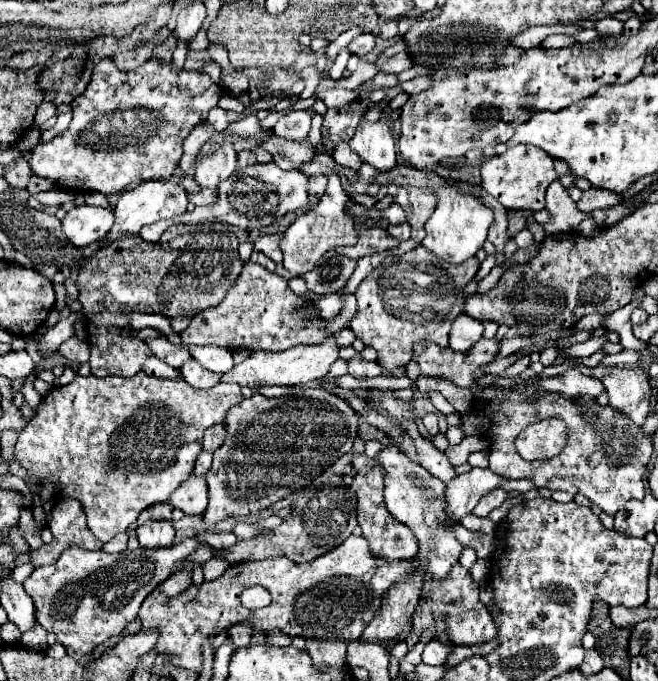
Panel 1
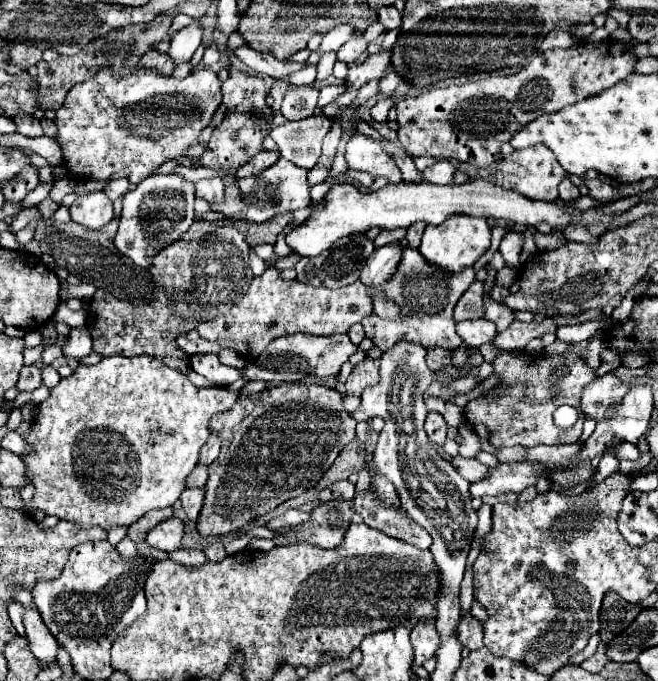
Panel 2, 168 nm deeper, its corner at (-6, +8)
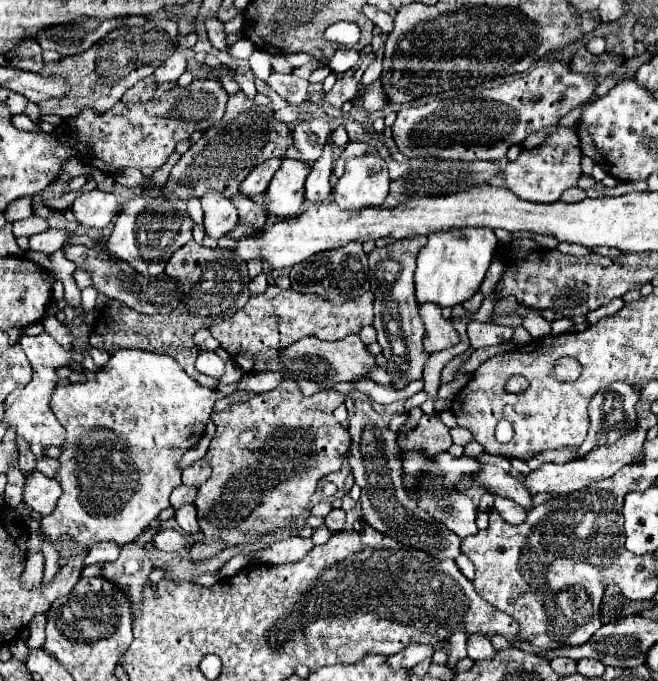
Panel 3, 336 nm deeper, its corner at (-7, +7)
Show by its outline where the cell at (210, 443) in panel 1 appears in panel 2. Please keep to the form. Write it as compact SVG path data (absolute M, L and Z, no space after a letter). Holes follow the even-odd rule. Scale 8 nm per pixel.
M211 433L209 439L207 439L207 443L205 443L203 449L201 449L199 463L203 463L203 465L211 465L211 463L219 457L219 449L221 449L221 437L215 435L215 433Z

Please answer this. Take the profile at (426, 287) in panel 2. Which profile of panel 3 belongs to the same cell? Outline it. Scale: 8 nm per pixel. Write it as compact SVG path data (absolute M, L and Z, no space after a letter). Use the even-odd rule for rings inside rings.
M434 304L420 306L420 316L422 316L424 326L426 326L424 350L428 354L446 350L446 348L450 348L450 346L454 346L454 344L460 342L460 336L454 330L452 322L442 316L442 312L440 312L438 306L434 306Z

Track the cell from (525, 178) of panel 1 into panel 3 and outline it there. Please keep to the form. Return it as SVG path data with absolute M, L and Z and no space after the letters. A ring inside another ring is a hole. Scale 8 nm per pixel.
M576 128L556 130L540 146L532 150L524 148L514 162L506 164L504 170L506 186L512 192L516 192L516 196L530 202L544 202L544 204L558 202L562 192L576 186L578 178L582 176L580 158L582 154L580 154L580 140L576 138Z

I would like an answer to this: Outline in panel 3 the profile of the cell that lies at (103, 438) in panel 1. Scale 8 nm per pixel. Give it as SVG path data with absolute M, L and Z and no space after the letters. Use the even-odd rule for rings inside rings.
M118 350L112 354L104 370L98 372L96 380L56 388L50 406L68 434L58 458L60 472L56 474L64 494L58 500L56 510L42 518L42 534L58 550L58 566L64 566L64 562L76 554L76 550L72 550L66 542L58 544L62 536L72 538L78 544L78 554L86 554L100 542L124 546L136 540L144 528L170 506L170 492L182 484L182 472L176 464L182 454L194 448L206 432L206 422L210 420L216 400L216 390L194 382L174 358L144 350Z

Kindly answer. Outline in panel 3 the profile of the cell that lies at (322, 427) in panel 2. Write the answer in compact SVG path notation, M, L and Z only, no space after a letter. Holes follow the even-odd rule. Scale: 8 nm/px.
M286 378L270 392L256 394L248 402L232 404L226 410L212 414L216 432L208 446L208 454L204 456L212 466L212 474L206 484L198 488L194 500L204 540L190 548L190 560L204 562L226 548L258 542L264 534L276 532L278 528L292 528L294 520L308 508L318 480L338 472L348 454L350 434L332 414L344 400L346 396L336 390L322 390L306 398L298 390L298 384L292 378Z

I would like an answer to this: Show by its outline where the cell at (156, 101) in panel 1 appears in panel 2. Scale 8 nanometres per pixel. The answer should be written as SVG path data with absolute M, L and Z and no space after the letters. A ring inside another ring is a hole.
M103 67L85 83L73 85L67 93L63 107L55 115L57 137L63 151L63 165L75 181L107 181L119 171L127 175L131 183L141 183L167 161L185 157L189 147L197 145L201 131L213 121L217 107L221 105L221 81L211 69L195 69L189 77L177 79L173 75L161 75L147 67L135 67L131 73L115 79L111 69Z

